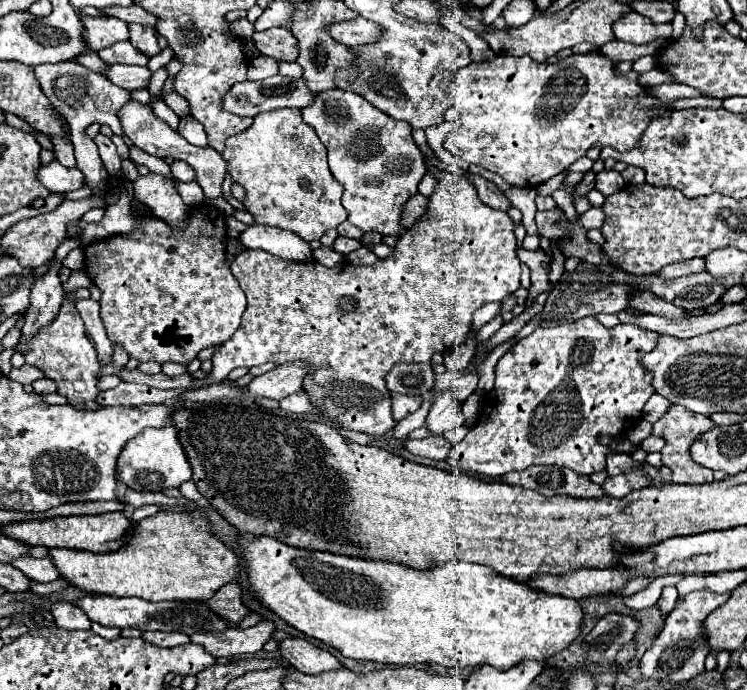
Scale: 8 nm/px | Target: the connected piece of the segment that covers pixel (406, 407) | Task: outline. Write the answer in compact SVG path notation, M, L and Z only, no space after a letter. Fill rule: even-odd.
M393 394L391 396L391 406L393 406L393 418L399 422L413 414L421 406L421 396L401 396Z

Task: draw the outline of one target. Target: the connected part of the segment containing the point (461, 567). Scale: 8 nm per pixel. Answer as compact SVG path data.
M259 536L251 542L241 538L241 548L245 550L245 560L249 564L251 588L265 606L299 632L317 638L355 660L407 666L435 662L447 668L477 668L489 664L497 670L509 670L525 660L545 662L565 650L579 638L585 618L575 598L547 594L497 574L487 566L461 560L451 560L431 570L413 570L393 562L299 550L267 536Z

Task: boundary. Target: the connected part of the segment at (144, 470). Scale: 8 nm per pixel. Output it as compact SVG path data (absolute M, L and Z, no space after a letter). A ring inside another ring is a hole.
M173 424L163 428L147 428L141 434L137 434L127 446L123 448L119 460L117 460L117 472L119 480L131 488L141 492L157 492L163 488L179 488L183 482L191 480L191 464L187 462L187 454L179 442L177 428Z

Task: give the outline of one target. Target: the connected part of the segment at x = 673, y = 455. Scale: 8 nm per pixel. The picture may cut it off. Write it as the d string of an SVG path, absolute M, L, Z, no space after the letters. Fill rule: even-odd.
M671 406L671 410L661 416L659 426L657 422L653 424L653 434L655 436L663 436L667 440L667 446L663 448L663 464L671 468L673 472L673 482L675 484L705 484L705 482L713 482L713 472L709 468L699 466L697 462L691 460L691 446L695 440L699 440L699 436L705 430L713 430L715 422L709 416L703 414L693 414L691 410L687 410L685 406Z

